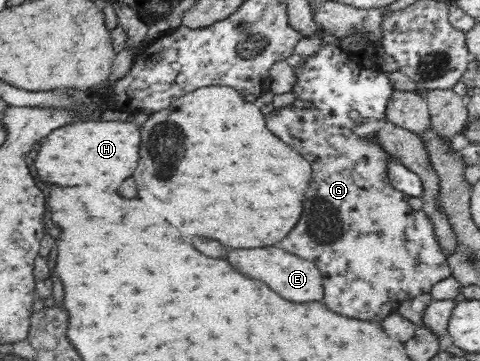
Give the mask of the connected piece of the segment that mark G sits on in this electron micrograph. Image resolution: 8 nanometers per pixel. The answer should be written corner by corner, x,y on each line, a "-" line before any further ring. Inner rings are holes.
294,106
283,107
274,109
266,116
266,124
270,128
270,132
274,132
278,138
282,138
282,142
290,144
298,154
304,156
304,159
310,163
311,166
311,181
309,182
310,192
306,192
306,200
304,200
304,214
300,218
300,222
296,224
296,228
284,238
280,240
276,246
278,248
284,248
286,252
292,252
296,256
311,260
324,274
323,286
324,286
324,304
338,312
338,314
344,314
344,316
350,316
350,318
358,318
358,320
372,320
372,322
380,322
383,318
386,318
390,313
395,312
398,307
401,307
404,300
408,301
418,294
428,294
431,292
431,288
440,280
452,277
452,267
447,263
448,259
442,251
442,245
437,242
436,236
434,236
434,225
432,221
428,219
428,215
421,210
413,210
408,205
409,196
396,190
388,178
388,158
391,154
385,150
382,145
378,145
364,139
364,137
358,136
351,128
336,127
336,125
328,125
326,119
322,117
322,113
316,108
302,107
296,108

